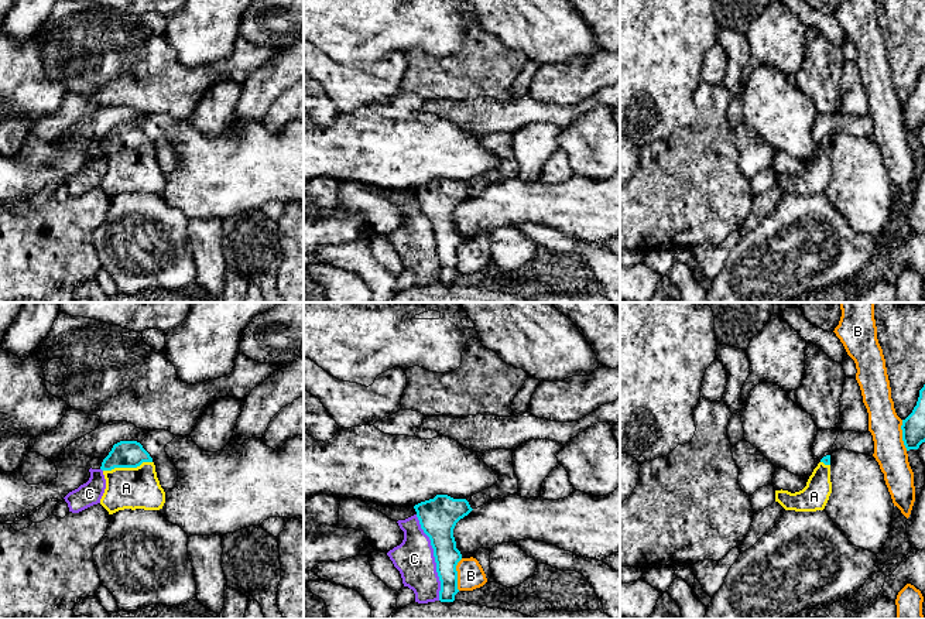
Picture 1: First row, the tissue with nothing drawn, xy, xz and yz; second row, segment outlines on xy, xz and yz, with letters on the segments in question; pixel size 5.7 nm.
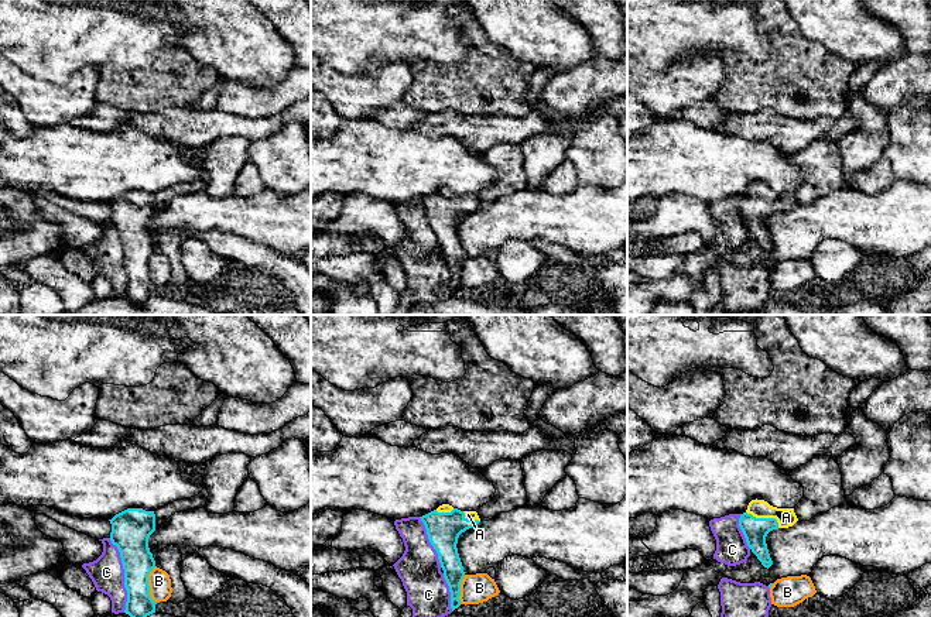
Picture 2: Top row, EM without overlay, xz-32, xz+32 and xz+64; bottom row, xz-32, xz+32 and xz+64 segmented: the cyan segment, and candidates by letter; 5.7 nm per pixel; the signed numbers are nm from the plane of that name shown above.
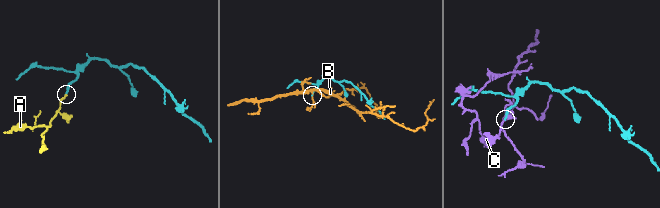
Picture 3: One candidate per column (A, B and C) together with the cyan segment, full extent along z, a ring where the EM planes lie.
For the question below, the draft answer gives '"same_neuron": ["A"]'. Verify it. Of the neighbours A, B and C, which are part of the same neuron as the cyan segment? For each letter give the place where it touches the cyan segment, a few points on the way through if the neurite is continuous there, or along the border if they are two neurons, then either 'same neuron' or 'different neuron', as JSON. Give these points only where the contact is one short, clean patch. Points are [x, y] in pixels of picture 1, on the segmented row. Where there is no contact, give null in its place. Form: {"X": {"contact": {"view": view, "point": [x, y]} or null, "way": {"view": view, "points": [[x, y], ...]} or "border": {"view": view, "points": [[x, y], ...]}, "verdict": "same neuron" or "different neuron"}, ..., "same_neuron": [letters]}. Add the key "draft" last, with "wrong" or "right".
{"A": {"contact": {"view": "xy", "point": [127, 467]}, "way": {"view": "xy", "points": [[126, 454], [127, 467], [126, 488]]}, "verdict": "same neuron"}, "B": {"contact": {"view": "xz", "point": [456, 574]}, "border": {"view": "xz", "points": [[462, 558], [456, 566], [458, 590]]}, "verdict": "different neuron"}, "C": {"contact": {"view": "xz", "point": [434, 556]}, "verdict": "different neuron"}, "same_neuron": ["A"], "draft": "right"}

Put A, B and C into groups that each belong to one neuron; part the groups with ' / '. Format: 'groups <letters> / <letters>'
groups A / B / C

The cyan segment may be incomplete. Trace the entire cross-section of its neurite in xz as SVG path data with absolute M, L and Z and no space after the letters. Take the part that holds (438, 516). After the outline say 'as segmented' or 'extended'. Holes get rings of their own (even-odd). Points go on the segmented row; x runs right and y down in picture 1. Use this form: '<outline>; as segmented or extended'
M436 495L414 506L421 529L429 537L441 581L439 601L453 602L458 589L456 565L462 560L456 548L453 529L473 509L466 499Z; as segmented

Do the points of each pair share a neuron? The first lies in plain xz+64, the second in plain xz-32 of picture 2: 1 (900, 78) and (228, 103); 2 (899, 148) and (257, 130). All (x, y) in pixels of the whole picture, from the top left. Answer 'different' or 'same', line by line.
1: same
2: different

